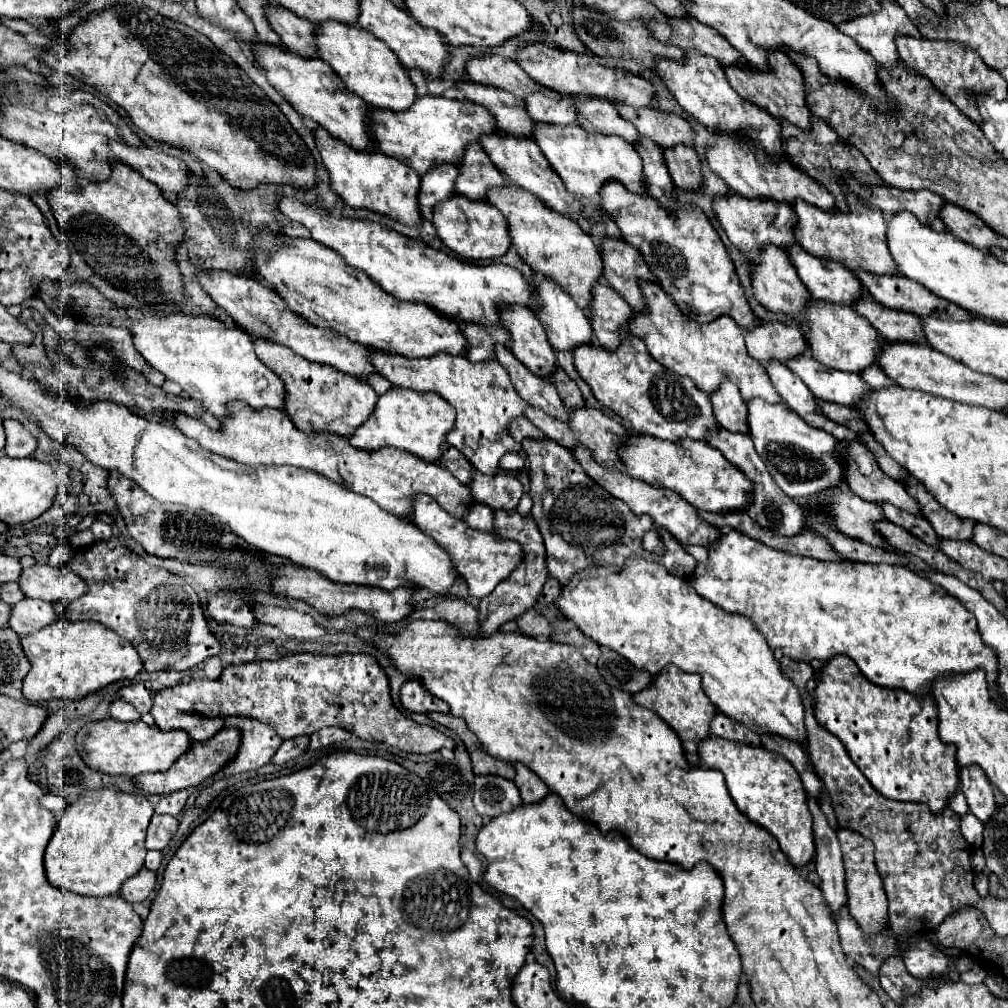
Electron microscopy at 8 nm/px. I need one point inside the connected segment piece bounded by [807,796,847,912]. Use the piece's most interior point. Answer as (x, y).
(828, 860)

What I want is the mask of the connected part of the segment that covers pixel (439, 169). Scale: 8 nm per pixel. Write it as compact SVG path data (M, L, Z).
M435 166L435 170L427 170L427 174L421 176L421 188L419 188L419 204L435 206L441 200L447 200L455 194L455 178L457 168L455 166Z

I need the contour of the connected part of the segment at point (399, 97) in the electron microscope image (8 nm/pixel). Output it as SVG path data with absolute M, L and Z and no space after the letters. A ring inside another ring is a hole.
M323 22L323 26L315 26L315 38L319 58L331 64L331 68L345 82L347 90L359 94L369 106L401 112L415 102L417 92L409 76L405 74L403 64L383 42L371 36L371 32L361 30L353 24Z

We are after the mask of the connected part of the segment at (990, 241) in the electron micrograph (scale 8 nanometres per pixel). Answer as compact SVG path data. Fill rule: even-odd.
M945 202L943 212L939 212L939 218L943 220L947 232L967 244L973 244L981 250L989 250L989 246L995 244L995 232L989 230L989 226L983 224L979 216L971 214L969 210L963 210L961 206Z

